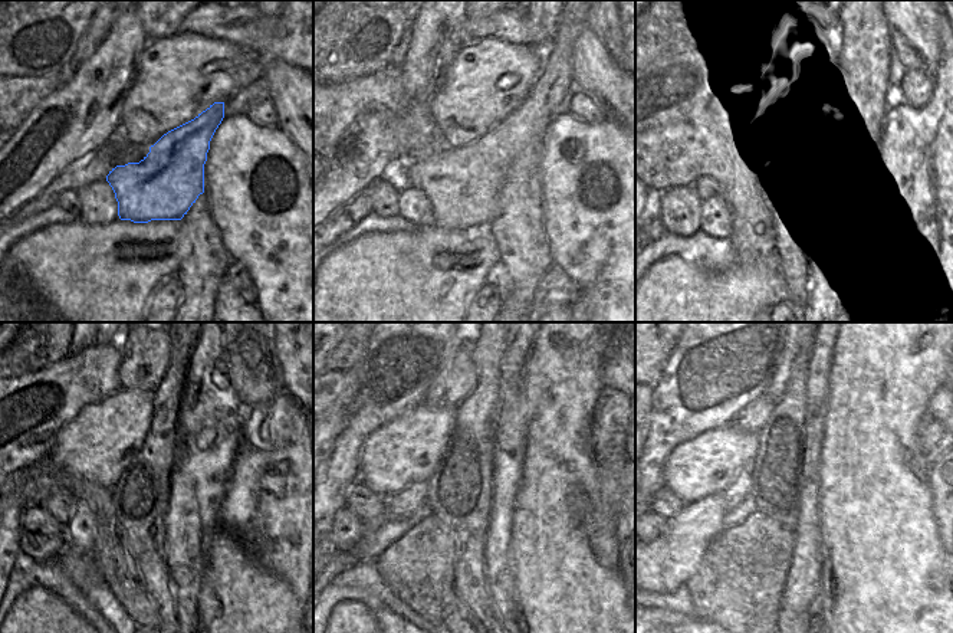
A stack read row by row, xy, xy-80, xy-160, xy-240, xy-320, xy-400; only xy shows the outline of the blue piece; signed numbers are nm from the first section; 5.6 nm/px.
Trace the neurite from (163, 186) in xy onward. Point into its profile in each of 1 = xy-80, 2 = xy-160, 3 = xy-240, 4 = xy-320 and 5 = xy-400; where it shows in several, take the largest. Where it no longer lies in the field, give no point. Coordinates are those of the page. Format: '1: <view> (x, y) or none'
1: xy-80 (463, 184)
2: xy-160 (742, 179)
3: xy-240 (61, 505)
4: xy-320 (365, 504)
5: xy-400 (666, 504)

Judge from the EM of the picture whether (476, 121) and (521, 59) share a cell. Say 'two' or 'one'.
one

